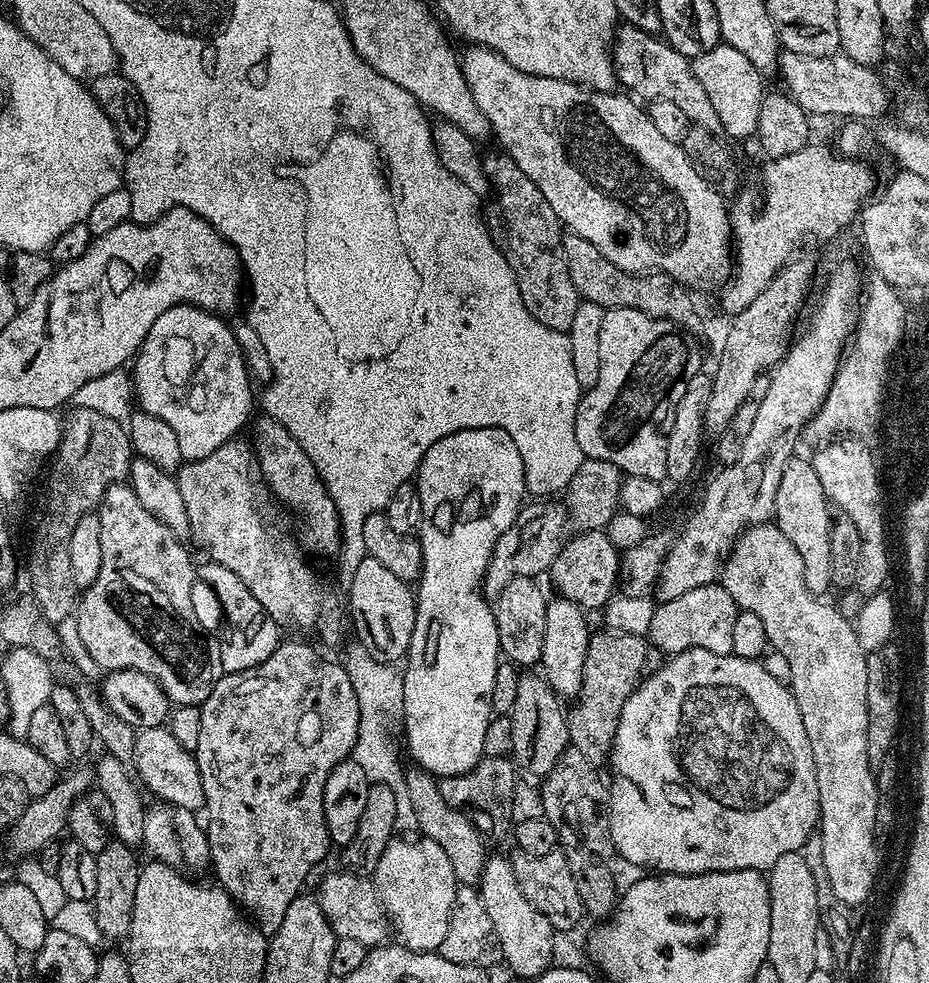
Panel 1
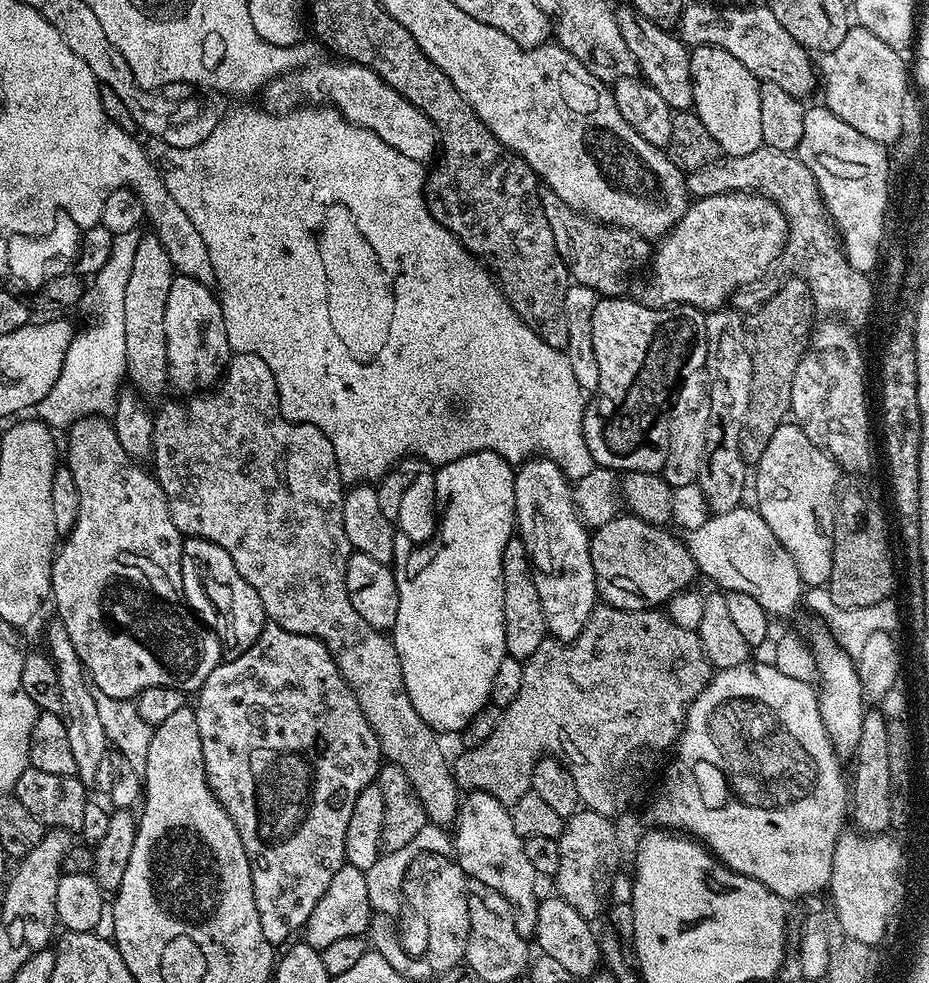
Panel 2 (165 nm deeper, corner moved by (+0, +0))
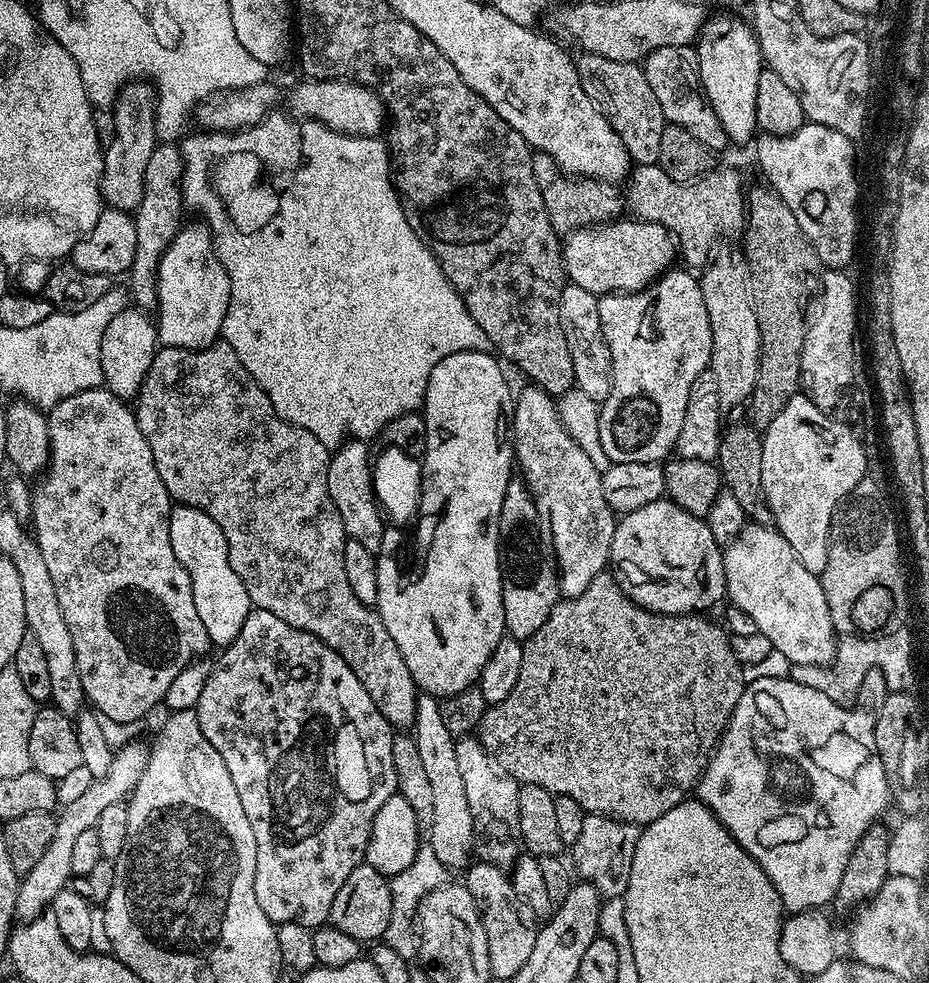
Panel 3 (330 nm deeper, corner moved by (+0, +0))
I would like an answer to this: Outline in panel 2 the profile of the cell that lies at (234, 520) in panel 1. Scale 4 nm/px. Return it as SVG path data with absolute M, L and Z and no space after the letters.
M235 353L229 359L228 367L225 368L223 376L215 387L207 394L196 394L189 400L192 400L189 404L179 404L178 401L172 400L169 404L162 405L160 409L157 407L152 417L154 442L150 464L154 469L156 481L162 486L162 494L166 494L166 502L170 510L170 518L174 518L174 526L180 531L181 537L201 536L203 540L222 546L222 550L226 550L226 554L234 558L234 566L238 566L238 574L242 574L242 578L246 578L246 582L254 586L258 598L262 598L265 617L271 623L282 626L294 634L313 636L314 639L323 642L326 650L330 650L342 678L350 686L354 698L358 698L358 706L362 706L362 714L366 714L366 722L370 722L370 730L374 730L378 738L381 757L389 764L402 766L406 778L410 778L410 786L414 786L414 794L418 794L418 798L422 801L422 810L426 810L428 819L433 825L455 825L462 792L457 788L456 780L452 776L449 757L444 757L444 752L440 749L441 737L425 722L422 714L414 710L414 702L410 702L410 694L406 694L406 682L402 678L402 662L398 662L398 650L392 644L391 635L374 630L370 622L362 619L362 614L354 610L354 602L350 602L350 594L346 590L346 562L351 558L354 549L352 543L346 538L346 526L342 526L342 506L346 485L340 477L338 462L334 458L334 446L330 446L330 438L326 438L326 434L322 434L322 430L318 430L314 425L294 424L280 413L280 393L276 390L274 374L270 374L270 366L266 366L266 362L258 358L258 354Z

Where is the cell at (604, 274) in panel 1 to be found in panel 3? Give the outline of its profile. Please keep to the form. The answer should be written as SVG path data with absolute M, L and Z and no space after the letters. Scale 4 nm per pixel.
M536 152L532 157L534 182L538 182L538 190L542 190L542 202L546 202L546 214L550 218L550 226L558 234L576 232L580 228L590 228L621 219L625 201L616 197L617 189L601 180L585 180L573 178L557 168L554 158L545 152Z

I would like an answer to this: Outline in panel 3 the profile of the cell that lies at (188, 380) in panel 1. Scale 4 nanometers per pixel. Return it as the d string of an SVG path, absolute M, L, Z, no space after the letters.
M197 222L181 227L175 238L166 246L166 254L160 260L156 271L156 297L158 312L164 315L162 320L162 340L165 345L178 348L209 348L221 339L220 327L226 318L226 310L230 306L230 278L216 256L216 247L212 245L212 233L207 224Z

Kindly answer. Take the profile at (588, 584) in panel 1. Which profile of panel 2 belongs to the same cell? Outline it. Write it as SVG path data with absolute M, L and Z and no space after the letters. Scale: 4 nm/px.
M618 514L591 533L590 562L594 562L596 590L603 603L631 612L656 610L676 593L693 587L692 579L698 576L695 560L683 539L668 530L631 514Z

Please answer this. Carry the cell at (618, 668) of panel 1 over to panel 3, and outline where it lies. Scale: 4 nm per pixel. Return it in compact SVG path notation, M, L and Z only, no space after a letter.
M611 571L599 572L581 596L560 599L550 618L546 618L546 623L538 629L538 634L523 641L522 670L518 674L518 686L510 690L505 700L488 706L482 714L478 727L480 745L487 750L496 767L507 776L514 777L517 784L542 786L557 796L574 798L574 802L578 802L585 813L610 816L613 820L625 820L627 824L641 826L662 818L666 810L674 810L674 806L689 799L720 742L720 735L728 725L734 706L738 706L738 698L744 693L746 676L740 673L742 665L732 653L729 633L719 623L716 625L714 621L704 619L708 618L700 614L663 616L646 610L623 592Z

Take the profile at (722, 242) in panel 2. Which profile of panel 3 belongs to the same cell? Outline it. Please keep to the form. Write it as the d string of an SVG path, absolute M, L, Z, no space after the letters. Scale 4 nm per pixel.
M621 218L599 226L590 228L580 228L576 232L567 233L566 239L562 244L562 251L564 254L564 275L569 281L578 286L582 286L582 290L590 290L597 298L606 296L614 292L640 292L642 289L647 288L649 284L654 284L659 276L663 276L665 272L673 267L672 259L677 259L678 249L676 241L671 232L667 232L661 224L650 224L639 218Z

